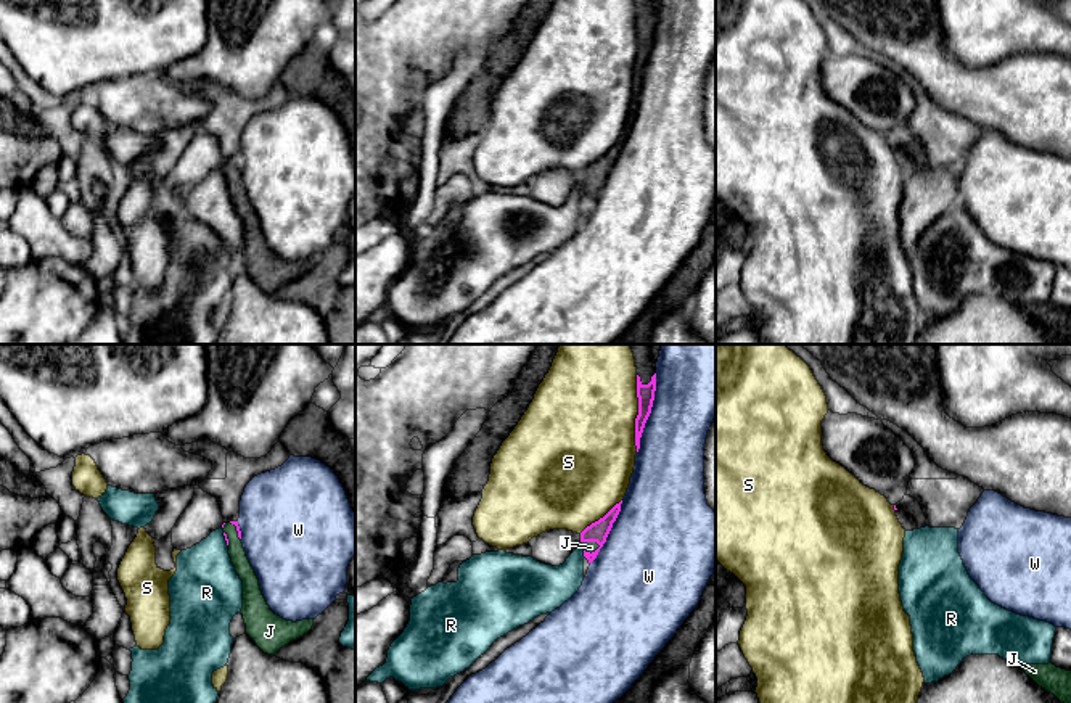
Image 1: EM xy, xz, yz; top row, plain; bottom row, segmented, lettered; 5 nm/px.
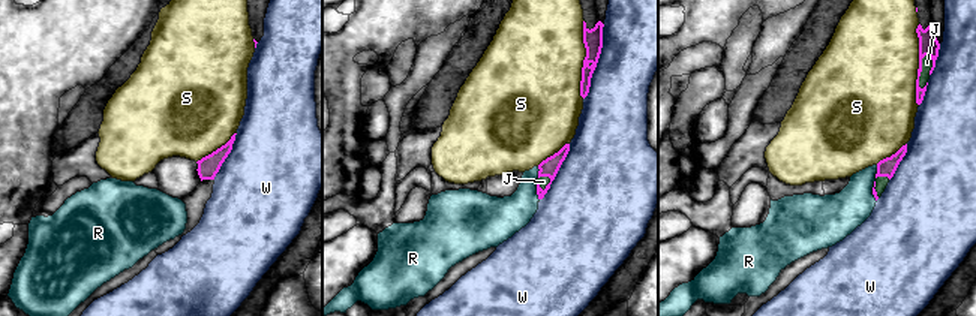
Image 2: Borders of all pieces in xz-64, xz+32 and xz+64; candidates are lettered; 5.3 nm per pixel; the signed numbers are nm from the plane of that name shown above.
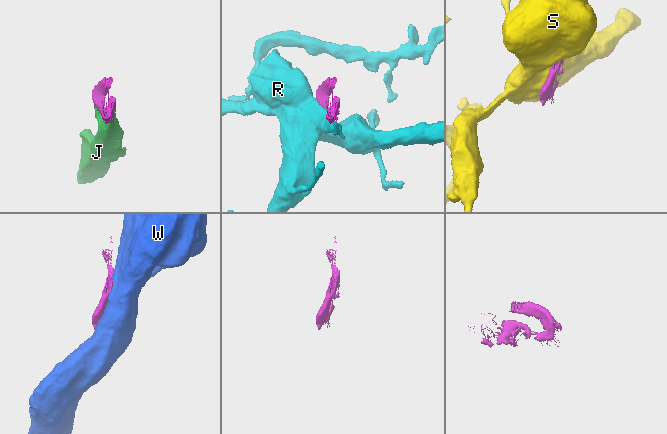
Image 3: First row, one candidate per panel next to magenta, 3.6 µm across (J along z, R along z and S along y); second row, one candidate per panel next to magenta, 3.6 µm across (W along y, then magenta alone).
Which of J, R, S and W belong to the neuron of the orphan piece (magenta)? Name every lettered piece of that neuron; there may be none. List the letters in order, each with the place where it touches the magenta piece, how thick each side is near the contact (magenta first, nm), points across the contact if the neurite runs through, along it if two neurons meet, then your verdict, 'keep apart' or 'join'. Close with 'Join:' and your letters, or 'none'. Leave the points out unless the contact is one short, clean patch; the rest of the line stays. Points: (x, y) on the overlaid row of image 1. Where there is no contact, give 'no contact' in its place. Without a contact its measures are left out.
J: xz (592, 541) | 100/50 nm | join
R: xz (584, 554) | 100/220 nm | keep apart
S: xz (639, 414) | 90/480 nm | keep apart
W: xz (650, 412) | 90/360 nm | keep apart
Join: J

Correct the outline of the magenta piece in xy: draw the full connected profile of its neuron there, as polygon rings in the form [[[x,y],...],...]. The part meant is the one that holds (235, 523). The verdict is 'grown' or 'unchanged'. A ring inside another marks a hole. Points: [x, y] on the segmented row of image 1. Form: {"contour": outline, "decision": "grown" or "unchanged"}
{"contour": [[[238,521],[224,523],[222,529],[235,571],[243,581],[241,615],[246,634],[264,653],[275,655],[281,647],[307,634],[314,619],[293,623],[275,615],[262,595],[259,579],[243,549]]], "decision": "grown"}

